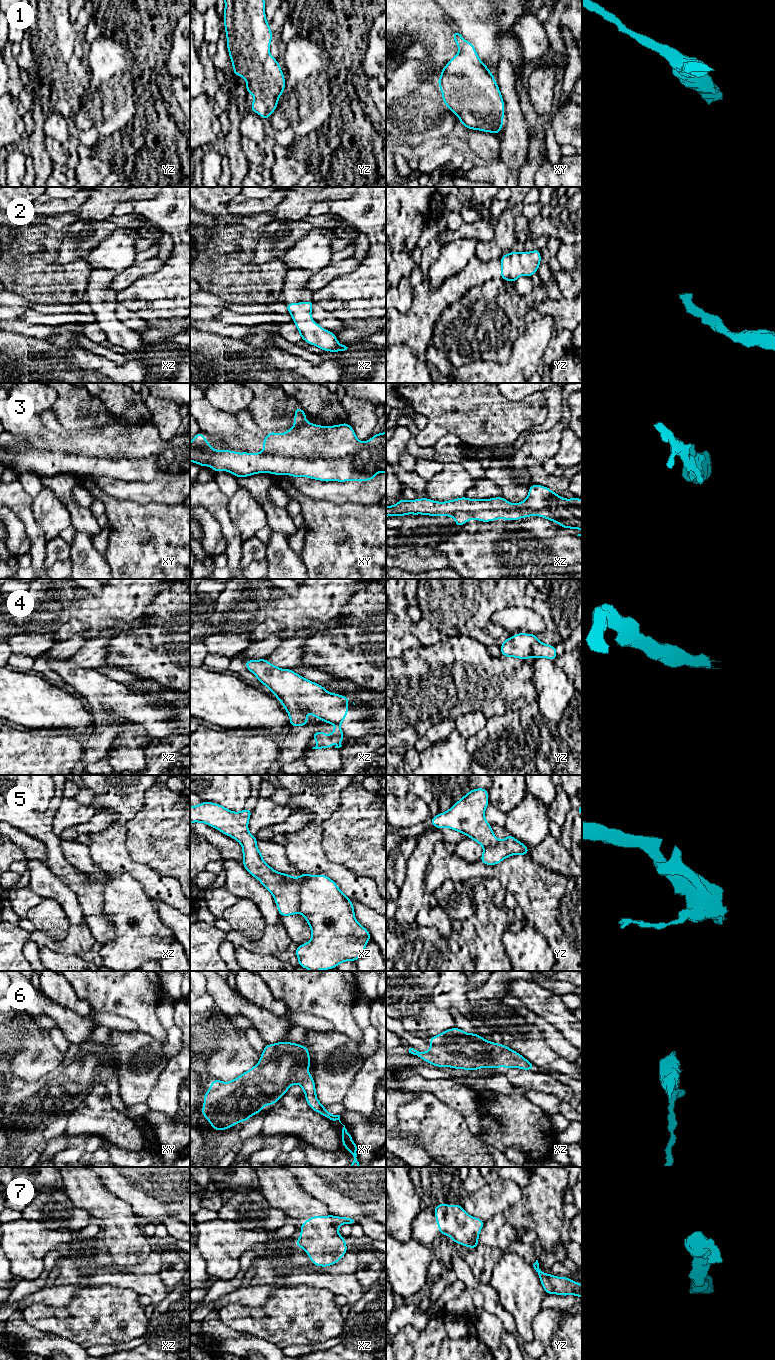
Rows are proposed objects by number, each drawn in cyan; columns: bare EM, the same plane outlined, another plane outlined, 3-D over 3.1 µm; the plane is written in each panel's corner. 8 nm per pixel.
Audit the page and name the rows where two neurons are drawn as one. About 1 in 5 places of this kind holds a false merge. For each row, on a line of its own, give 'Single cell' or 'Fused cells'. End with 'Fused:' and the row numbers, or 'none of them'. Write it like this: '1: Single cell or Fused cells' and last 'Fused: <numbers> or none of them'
1: Single cell
2: Single cell
3: Single cell
4: Fused cells
5: Fused cells
6: Single cell
7: Single cell
Fused: 4, 5

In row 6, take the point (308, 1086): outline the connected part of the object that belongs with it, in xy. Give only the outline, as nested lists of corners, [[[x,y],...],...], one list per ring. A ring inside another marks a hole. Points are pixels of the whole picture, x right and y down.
[[[285,1041],[265,1045],[259,1062],[248,1071],[229,1082],[214,1079],[210,1083],[210,1089],[203,1095],[202,1116],[208,1120],[213,1130],[228,1130],[229,1127],[235,1126],[239,1122],[246,1122],[257,1113],[261,1114],[265,1105],[274,1105],[292,1085],[299,1084],[306,1096],[305,1100],[312,1110],[330,1119],[333,1123],[337,1120],[341,1123],[340,1115],[328,1112],[317,1098],[315,1081],[308,1070],[312,1063],[309,1051],[303,1045]],[[345,1125],[343,1126],[342,1144],[354,1157],[349,1167],[360,1167],[360,1161],[356,1158],[356,1150],[360,1146],[352,1141],[351,1134]]]

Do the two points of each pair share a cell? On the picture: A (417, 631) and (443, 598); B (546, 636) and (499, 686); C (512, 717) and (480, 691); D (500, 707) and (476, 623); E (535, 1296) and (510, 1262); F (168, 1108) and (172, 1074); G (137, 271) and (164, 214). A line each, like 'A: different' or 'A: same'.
A: different
B: different
C: different
D: different
E: same
F: same
G: different

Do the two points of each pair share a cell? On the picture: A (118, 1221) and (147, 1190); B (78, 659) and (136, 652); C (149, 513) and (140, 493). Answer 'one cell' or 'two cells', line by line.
A: two cells
B: two cells
C: two cells

